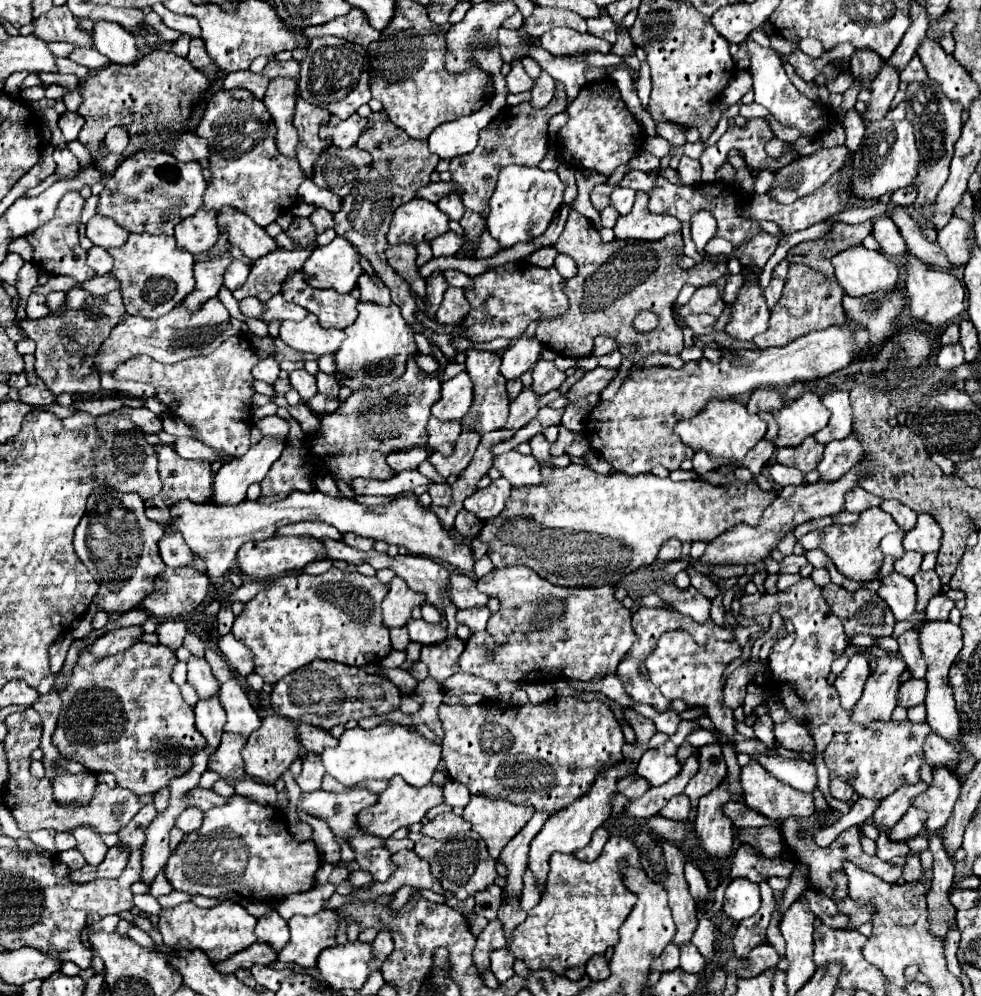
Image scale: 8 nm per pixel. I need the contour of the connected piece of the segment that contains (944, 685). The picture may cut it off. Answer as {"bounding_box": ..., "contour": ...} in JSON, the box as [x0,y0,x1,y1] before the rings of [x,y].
{"bounding_box":[920,622,962,740],"contour":[[[928,622],[920,628],[920,652],[928,664],[926,682],[928,682],[928,696],[926,696],[926,710],[928,710],[928,724],[934,732],[938,732],[946,740],[960,738],[960,716],[954,706],[952,688],[948,684],[948,670],[956,660],[958,652],[962,650],[962,630],[952,622]]]}

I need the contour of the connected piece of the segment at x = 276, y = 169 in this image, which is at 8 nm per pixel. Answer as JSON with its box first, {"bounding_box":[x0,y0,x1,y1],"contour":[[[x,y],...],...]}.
{"bounding_box":[196,88,306,226],"contour":[[[242,88],[214,92],[206,104],[206,110],[196,128],[196,134],[206,138],[208,150],[210,150],[208,162],[210,162],[212,178],[204,192],[204,204],[202,204],[206,210],[214,210],[216,214],[220,214],[222,208],[232,206],[248,214],[258,226],[268,226],[282,212],[288,212],[298,202],[298,186],[306,180],[306,176],[300,172],[296,158],[288,158],[278,152],[276,126],[274,126],[272,114],[268,112],[262,100],[252,96],[252,92],[242,90]]]}

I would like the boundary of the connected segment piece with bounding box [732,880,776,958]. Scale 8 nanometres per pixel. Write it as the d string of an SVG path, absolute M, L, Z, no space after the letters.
M766 880L760 884L760 892L762 892L760 910L754 916L738 922L738 926L736 926L736 934L732 938L732 944L734 944L734 952L738 952L736 954L738 958L748 956L750 948L766 942L766 928L768 928L770 916L776 908L776 902L774 902L774 896L772 896L772 888L768 886Z

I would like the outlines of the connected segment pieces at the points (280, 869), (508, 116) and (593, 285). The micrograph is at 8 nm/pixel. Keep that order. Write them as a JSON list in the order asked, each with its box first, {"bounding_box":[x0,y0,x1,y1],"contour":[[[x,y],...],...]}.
[{"bounding_box":[164,794,320,902],"contour":[[[234,794],[232,798],[238,798],[238,802],[208,810],[204,814],[202,826],[196,832],[186,834],[178,848],[172,852],[164,870],[164,876],[168,878],[172,888],[188,894],[202,894],[208,898],[216,898],[224,892],[236,892],[244,898],[254,898],[260,902],[282,900],[290,894],[300,894],[314,888],[314,874],[320,868],[320,854],[316,844],[312,840],[296,842],[286,830],[284,816],[276,808],[256,804],[254,800],[238,794]]]},{"bounding_box":[450,84,568,218],"contour":[[[556,84],[556,96],[552,98],[552,102],[548,104],[548,108],[536,110],[532,108],[528,102],[514,106],[514,108],[506,108],[506,112],[498,114],[496,120],[492,120],[492,124],[488,128],[484,128],[484,132],[480,132],[480,140],[474,152],[470,152],[468,156],[458,156],[456,160],[450,160],[450,174],[452,174],[452,184],[456,184],[456,188],[462,192],[462,202],[468,210],[478,212],[482,218],[488,216],[488,200],[496,188],[496,180],[502,168],[510,166],[510,164],[518,164],[518,166],[538,166],[542,162],[542,158],[546,156],[546,136],[548,136],[548,120],[558,114],[564,112],[568,106],[568,96],[562,84]]]},{"bounding_box":[536,212,732,358],"contour":[[[570,212],[564,232],[560,234],[558,242],[554,244],[557,251],[574,258],[578,266],[578,274],[566,282],[568,288],[568,300],[572,308],[568,310],[568,316],[560,316],[554,320],[542,320],[538,322],[536,328],[536,338],[550,350],[554,350],[560,356],[568,358],[584,358],[592,354],[594,348],[594,338],[596,336],[610,336],[618,340],[620,350],[628,350],[632,344],[644,342],[642,338],[648,334],[640,334],[634,330],[634,318],[642,310],[650,310],[658,316],[658,326],[650,330],[650,354],[672,354],[678,356],[684,350],[682,342],[682,330],[676,326],[672,320],[672,306],[676,302],[678,292],[682,290],[684,284],[694,284],[696,288],[704,284],[714,284],[722,276],[726,276],[726,264],[732,256],[722,256],[722,262],[714,262],[712,258],[702,258],[702,262],[696,262],[692,268],[682,268],[680,266],[680,256],[684,254],[684,240],[682,234],[666,236],[664,240],[654,240],[654,242],[640,242],[640,240],[612,240],[612,242],[602,242],[598,230],[592,226],[588,218],[584,218],[580,212]]]}]

